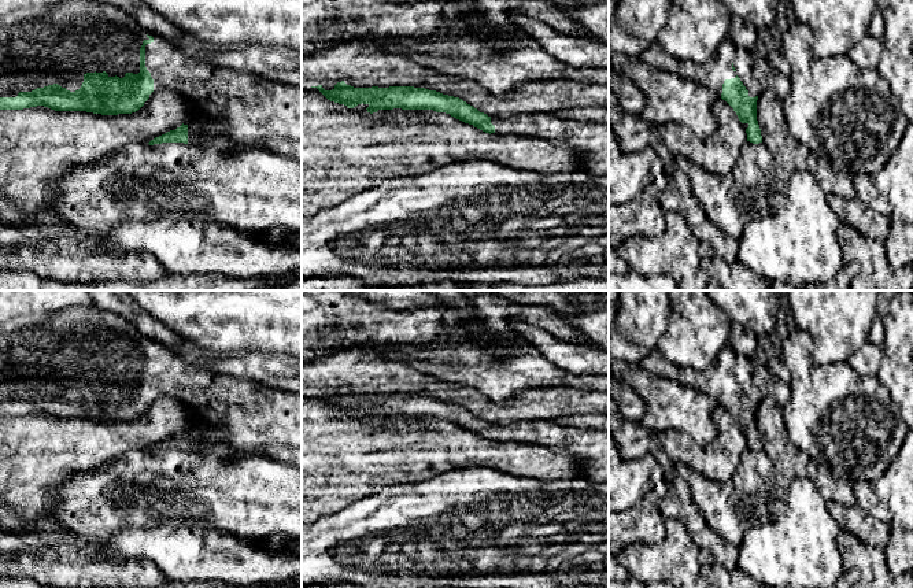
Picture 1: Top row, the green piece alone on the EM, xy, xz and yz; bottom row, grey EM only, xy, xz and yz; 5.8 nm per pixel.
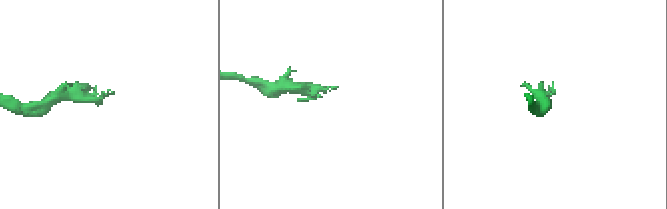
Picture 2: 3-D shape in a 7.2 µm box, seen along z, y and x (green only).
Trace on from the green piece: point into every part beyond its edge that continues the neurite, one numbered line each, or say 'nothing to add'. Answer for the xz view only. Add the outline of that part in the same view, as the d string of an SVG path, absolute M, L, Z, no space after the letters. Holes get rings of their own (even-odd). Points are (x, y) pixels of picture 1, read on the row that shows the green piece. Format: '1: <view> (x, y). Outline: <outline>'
1: xz (591, 139). Outline: M554 111L511 115L506 119L491 118L496 134L539 137L566 143L581 152L583 167L592 175L609 175L609 123L565 118Z

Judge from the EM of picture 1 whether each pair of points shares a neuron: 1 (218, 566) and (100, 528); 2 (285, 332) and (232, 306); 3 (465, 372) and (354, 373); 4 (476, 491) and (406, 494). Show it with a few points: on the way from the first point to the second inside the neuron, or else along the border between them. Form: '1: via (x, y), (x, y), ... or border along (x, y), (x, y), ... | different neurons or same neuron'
1: border along (147, 527), (121, 527), (102, 543) | different neurons
2: via (272, 318), (265, 311), (246, 311) | same neuron
3: border along (391, 359), (400, 361), (451, 383) | different neurons
4: via (458, 491), (424, 492) | same neuron

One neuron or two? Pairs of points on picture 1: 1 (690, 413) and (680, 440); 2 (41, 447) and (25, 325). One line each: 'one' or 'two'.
1: two
2: two

